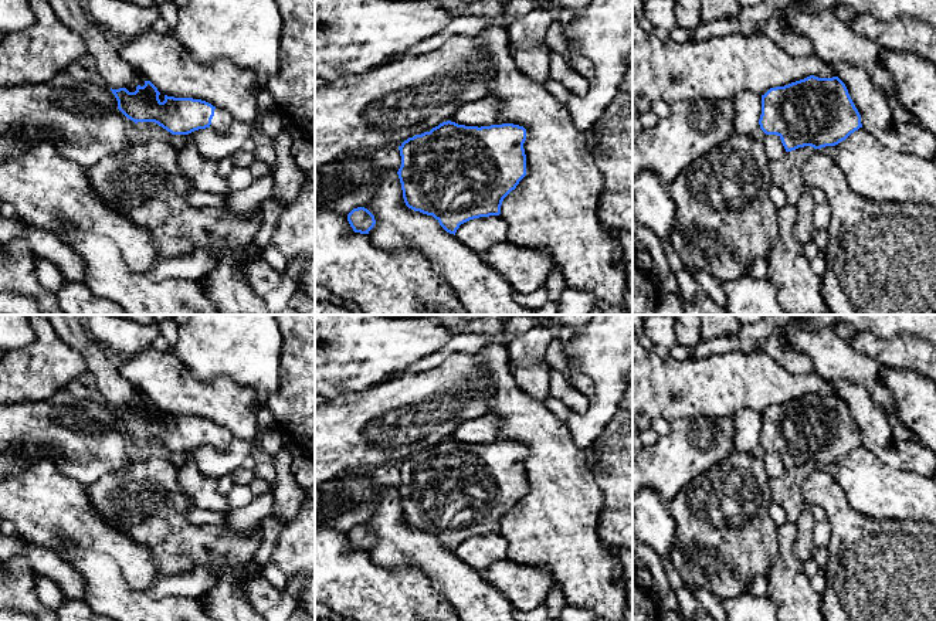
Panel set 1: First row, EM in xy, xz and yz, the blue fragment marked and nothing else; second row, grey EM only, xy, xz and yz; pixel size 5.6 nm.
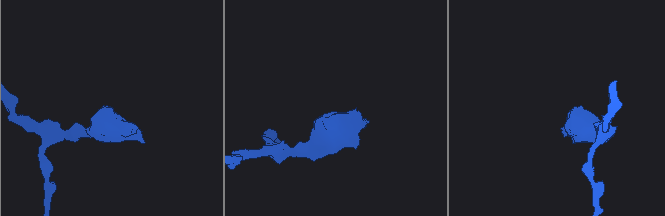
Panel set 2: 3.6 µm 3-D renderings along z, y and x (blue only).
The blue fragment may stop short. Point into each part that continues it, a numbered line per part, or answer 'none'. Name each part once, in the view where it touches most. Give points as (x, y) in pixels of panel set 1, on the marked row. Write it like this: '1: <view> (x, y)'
1: xy (221, 121)

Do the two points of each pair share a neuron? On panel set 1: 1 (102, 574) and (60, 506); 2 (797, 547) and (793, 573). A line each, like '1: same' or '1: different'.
1: different
2: different

